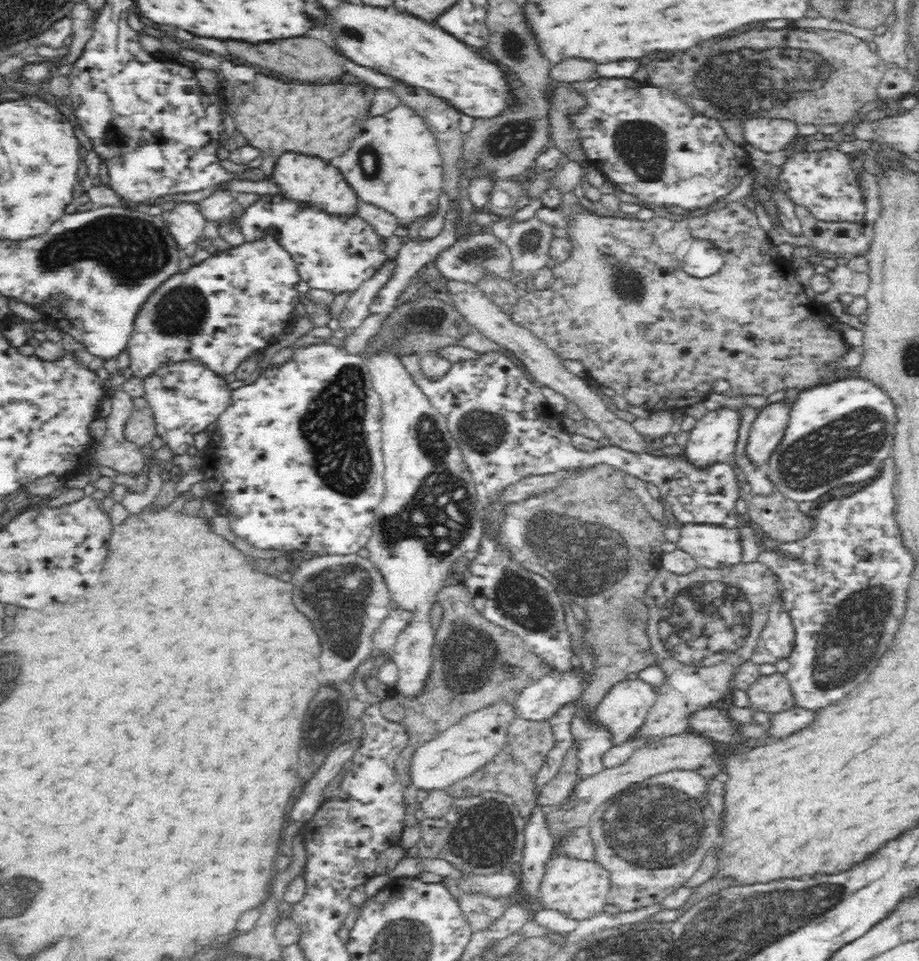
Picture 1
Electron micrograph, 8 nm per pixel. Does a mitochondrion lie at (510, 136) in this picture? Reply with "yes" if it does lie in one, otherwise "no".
yes

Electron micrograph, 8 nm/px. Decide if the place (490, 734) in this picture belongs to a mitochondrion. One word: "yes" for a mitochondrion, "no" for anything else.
no

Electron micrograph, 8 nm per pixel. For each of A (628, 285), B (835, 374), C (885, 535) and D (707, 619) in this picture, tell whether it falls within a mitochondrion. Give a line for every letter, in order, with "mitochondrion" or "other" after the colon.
A: mitochondrion
B: other
C: other
D: mitochondrion

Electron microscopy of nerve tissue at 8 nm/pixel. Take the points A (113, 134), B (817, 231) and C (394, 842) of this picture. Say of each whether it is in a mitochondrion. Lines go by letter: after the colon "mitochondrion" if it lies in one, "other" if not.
A: mitochondrion
B: other
C: other

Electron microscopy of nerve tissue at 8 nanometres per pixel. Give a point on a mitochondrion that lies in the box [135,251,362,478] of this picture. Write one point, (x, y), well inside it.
(182, 310)

